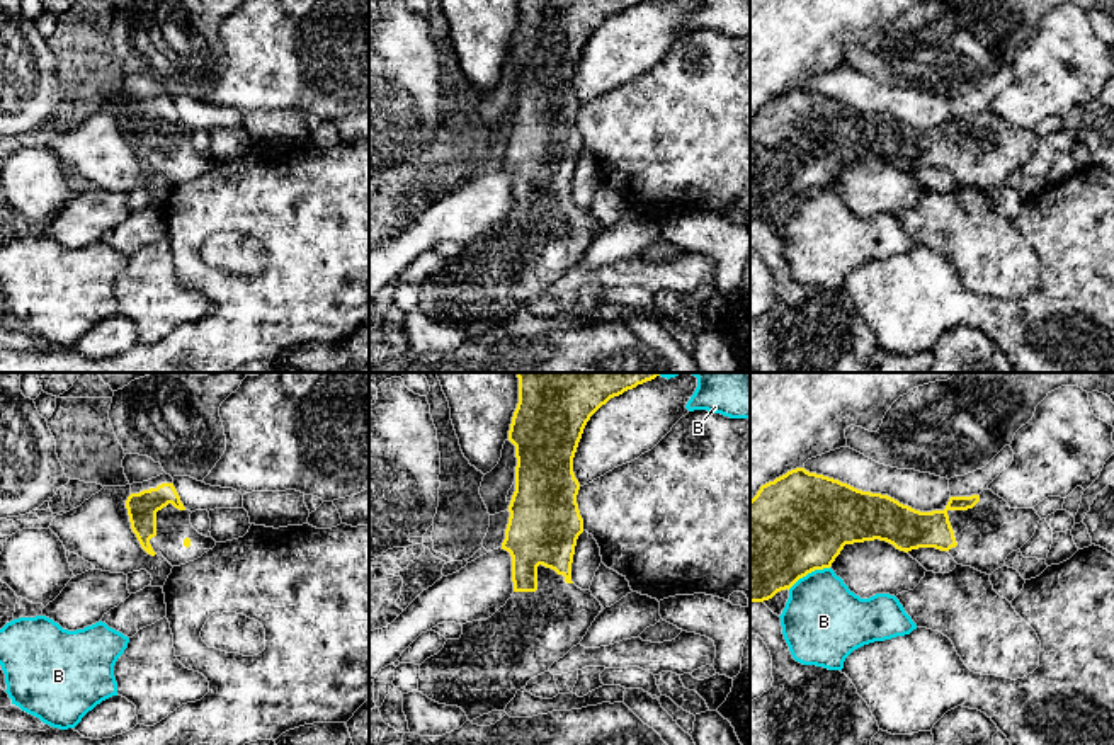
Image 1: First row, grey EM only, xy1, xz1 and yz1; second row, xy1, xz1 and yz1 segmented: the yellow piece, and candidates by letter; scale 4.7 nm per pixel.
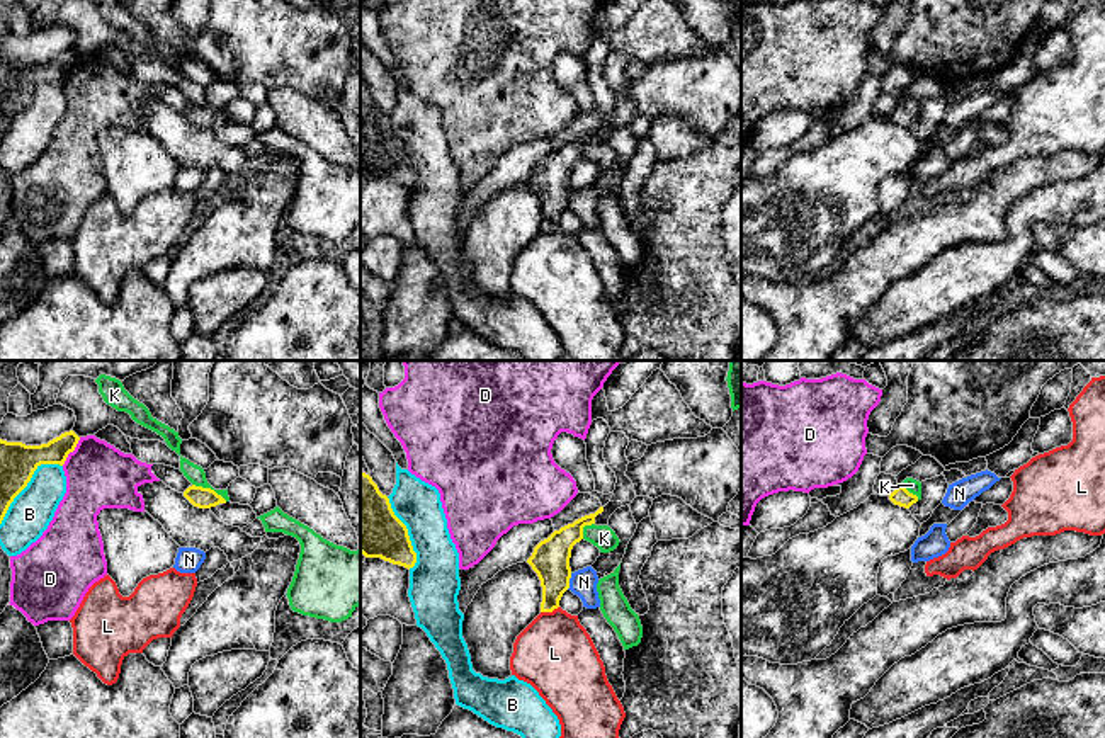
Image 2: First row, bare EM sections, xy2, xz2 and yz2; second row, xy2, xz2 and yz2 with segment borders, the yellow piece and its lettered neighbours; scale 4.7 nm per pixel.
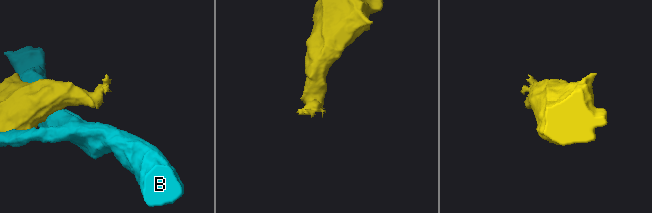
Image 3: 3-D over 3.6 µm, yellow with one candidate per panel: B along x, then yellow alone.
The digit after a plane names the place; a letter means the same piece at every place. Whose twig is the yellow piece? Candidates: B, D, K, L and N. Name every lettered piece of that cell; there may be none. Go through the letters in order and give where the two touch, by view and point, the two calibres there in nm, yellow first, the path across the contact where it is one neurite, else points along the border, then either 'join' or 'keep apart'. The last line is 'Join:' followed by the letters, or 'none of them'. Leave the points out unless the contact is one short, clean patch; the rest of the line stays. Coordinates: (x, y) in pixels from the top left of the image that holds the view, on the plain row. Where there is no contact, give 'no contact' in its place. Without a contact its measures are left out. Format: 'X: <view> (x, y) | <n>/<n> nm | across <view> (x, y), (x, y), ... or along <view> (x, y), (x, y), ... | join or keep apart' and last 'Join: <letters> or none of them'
B: xy2 (26, 104) | 180/200 nm | keep apart
D: xy2 (72, 70) | 160/300 nm | along xy2 (80, 56), (62, 84) | keep apart
K: xy2 (209, 107) | 100/90 nm | along xy2 (192, 102), (213, 107), (226, 119) | keep apart
L: xz2 (549, 230) | 180/360 nm | keep apart
N: xz2 (568, 201) | 180/130 nm | along xz2 (572, 193), (566, 208) | keep apart
Join: none of them

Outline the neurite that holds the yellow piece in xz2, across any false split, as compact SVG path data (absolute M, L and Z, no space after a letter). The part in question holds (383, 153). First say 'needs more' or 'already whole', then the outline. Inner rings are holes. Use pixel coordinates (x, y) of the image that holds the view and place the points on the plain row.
already whole; M360 90L360 172L393 184L413 187L413 170L406 145L394 134L389 117L372 97Z

